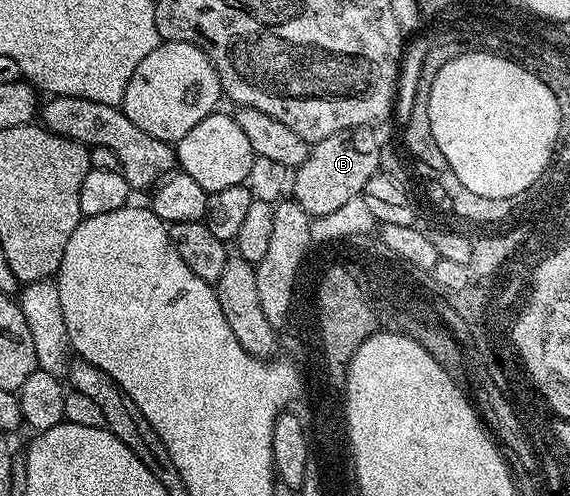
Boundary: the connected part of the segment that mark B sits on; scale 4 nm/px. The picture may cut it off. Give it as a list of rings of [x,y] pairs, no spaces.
[[[356,126],[312,143],[307,160],[296,167],[291,178],[291,194],[297,205],[318,218],[361,195],[367,180],[382,169],[383,144],[375,131],[373,126]]]

